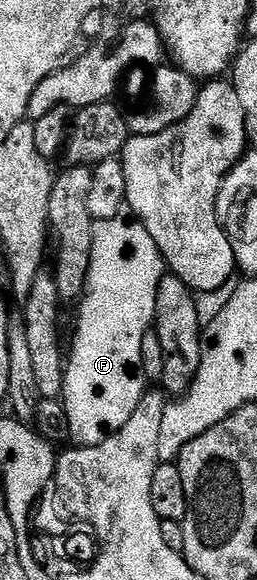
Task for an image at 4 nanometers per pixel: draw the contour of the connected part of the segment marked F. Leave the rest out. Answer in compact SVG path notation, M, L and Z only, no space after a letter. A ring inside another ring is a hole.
M122 216L120 218L112 218L106 222L97 222L96 225L94 225L89 275L85 281L85 293L79 302L79 305L81 305L81 315L77 318L77 339L73 342L73 351L70 349L67 354L65 389L63 391L63 403L67 416L70 418L69 437L78 447L94 446L103 440L107 440L115 432L119 432L119 428L123 428L123 424L127 424L127 420L131 420L131 412L135 412L139 400L145 395L147 381L141 370L142 341L143 336L147 335L149 329L154 325L157 289L166 273L167 267L165 260L155 244L155 240L151 240L151 232L147 232L147 228L142 222L138 222L137 219L132 216Z

